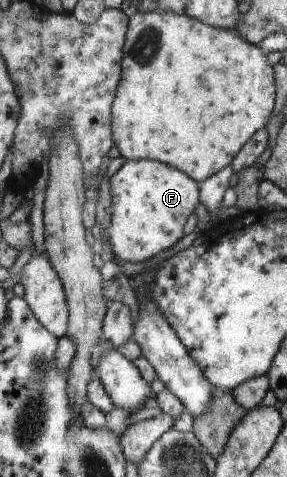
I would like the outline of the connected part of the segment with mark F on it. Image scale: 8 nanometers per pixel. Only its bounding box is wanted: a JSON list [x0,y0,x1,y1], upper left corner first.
[107,160,200,263]

